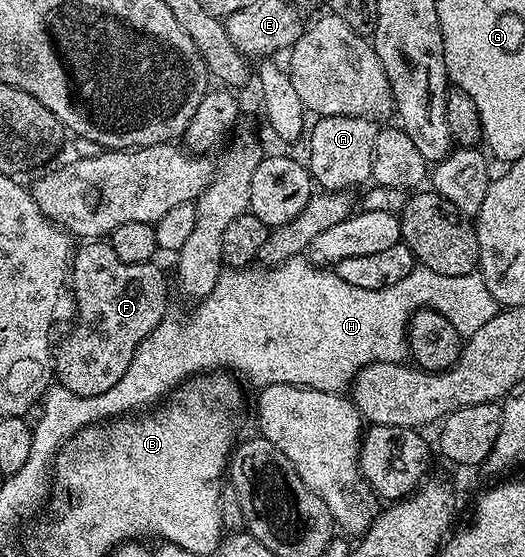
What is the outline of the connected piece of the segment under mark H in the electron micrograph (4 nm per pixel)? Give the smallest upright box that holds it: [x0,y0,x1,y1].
[28,257,496,512]

